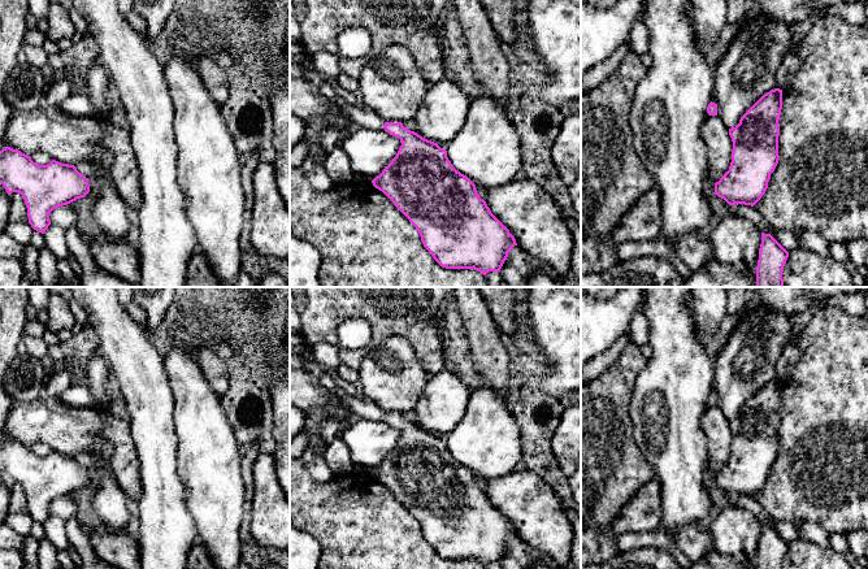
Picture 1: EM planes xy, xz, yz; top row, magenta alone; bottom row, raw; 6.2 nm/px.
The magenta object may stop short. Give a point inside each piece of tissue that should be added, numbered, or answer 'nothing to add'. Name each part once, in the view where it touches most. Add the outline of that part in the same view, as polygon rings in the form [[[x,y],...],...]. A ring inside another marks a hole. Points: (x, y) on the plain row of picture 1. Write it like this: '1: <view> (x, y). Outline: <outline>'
1: xz (363, 408). Outline: [[[339,392],[340,403],[357,418],[385,422],[385,411],[366,396],[356,398]]]

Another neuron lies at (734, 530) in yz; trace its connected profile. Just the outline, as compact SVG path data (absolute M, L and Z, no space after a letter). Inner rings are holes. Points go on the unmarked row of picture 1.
M726 505L712 518L708 529L713 548L725 556L758 557L761 522L748 509Z

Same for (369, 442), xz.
M356 420L342 433L340 438L347 444L355 470L372 472L396 447L402 433L386 422Z

